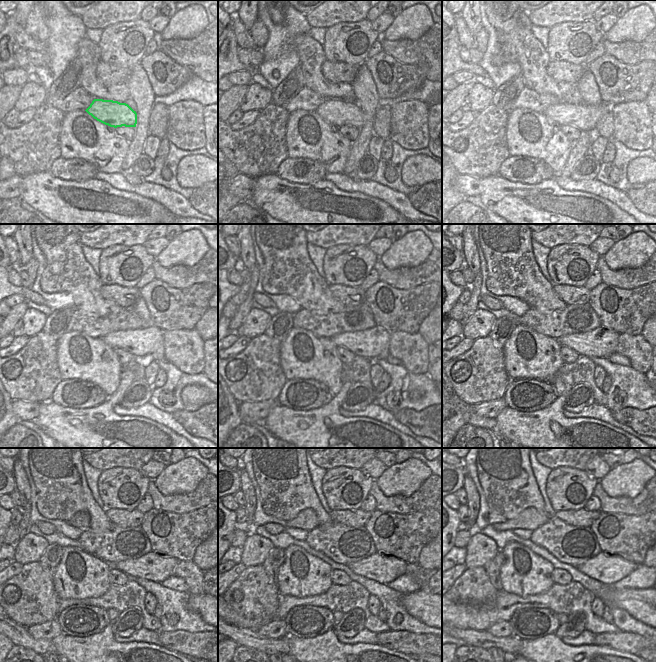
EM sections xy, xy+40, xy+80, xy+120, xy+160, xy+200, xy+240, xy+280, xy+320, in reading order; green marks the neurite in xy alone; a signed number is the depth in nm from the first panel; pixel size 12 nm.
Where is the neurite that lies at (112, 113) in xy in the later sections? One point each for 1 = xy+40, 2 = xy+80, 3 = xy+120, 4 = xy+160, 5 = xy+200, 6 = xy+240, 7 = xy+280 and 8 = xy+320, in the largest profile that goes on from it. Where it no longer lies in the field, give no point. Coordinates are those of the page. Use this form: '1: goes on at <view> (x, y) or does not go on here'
1: goes on at xy+40 (336, 112)
2: goes on at xy+80 (584, 117)
3: goes on at xy+120 (142, 342)
4: goes on at xy+160 (370, 343)
5: goes on at xy+200 (601, 342)
6: goes on at xy+240 (153, 566)
7: goes on at xy+280 (379, 567)
8: goes on at xy+320 (608, 569)

